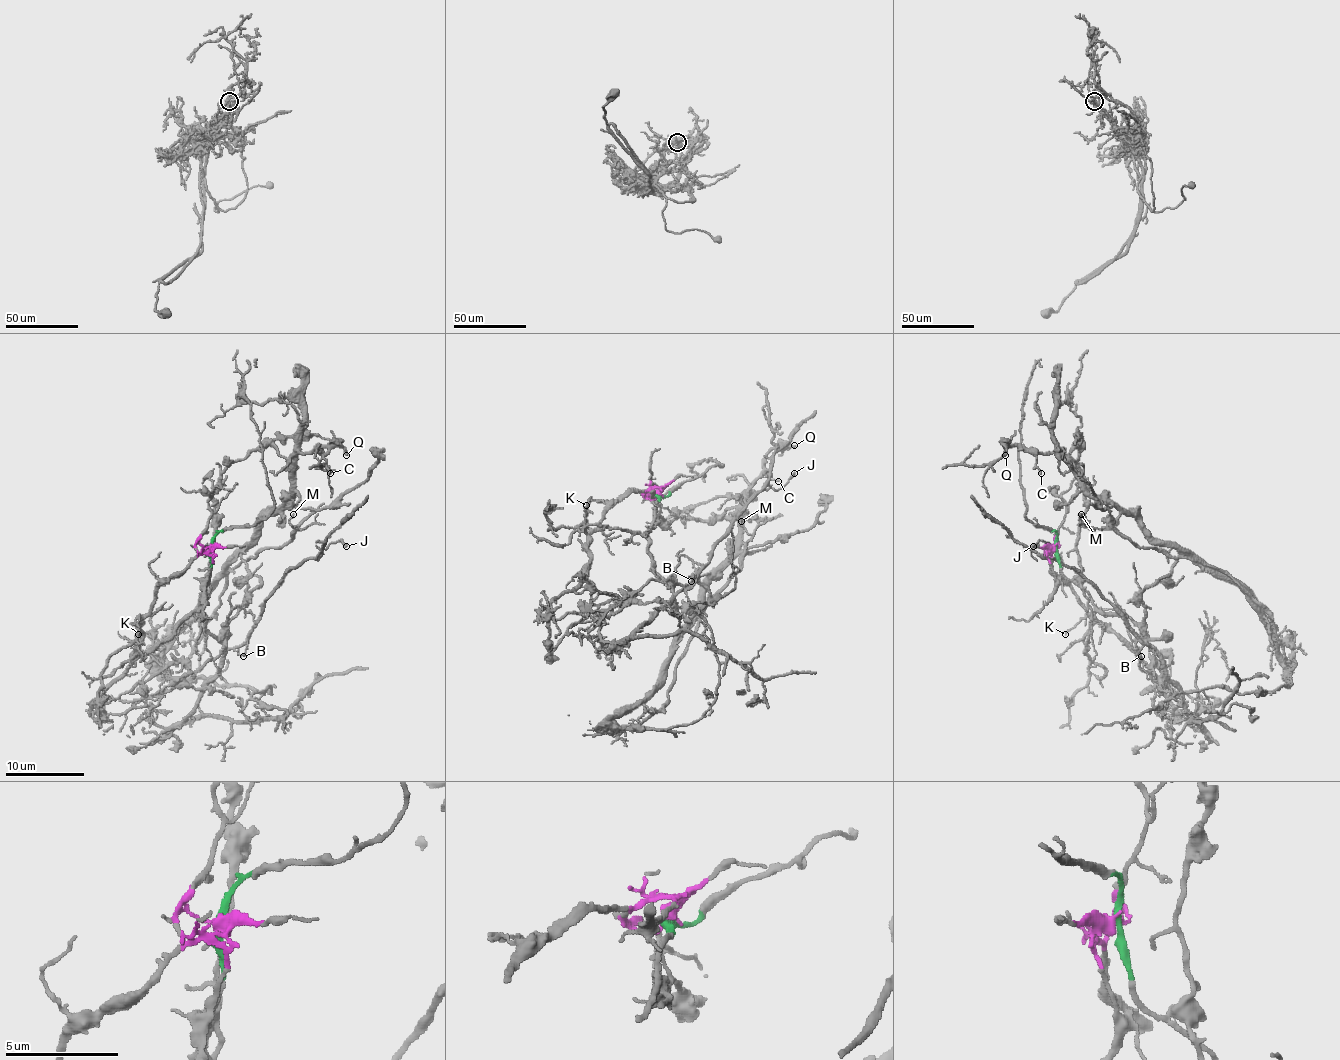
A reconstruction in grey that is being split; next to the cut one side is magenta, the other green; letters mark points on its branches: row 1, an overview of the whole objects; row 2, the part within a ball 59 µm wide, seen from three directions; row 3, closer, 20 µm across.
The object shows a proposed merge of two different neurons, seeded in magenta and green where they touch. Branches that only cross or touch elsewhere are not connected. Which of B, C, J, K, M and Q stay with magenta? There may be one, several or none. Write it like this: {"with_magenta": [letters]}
{"with_magenta": ["K"]}

